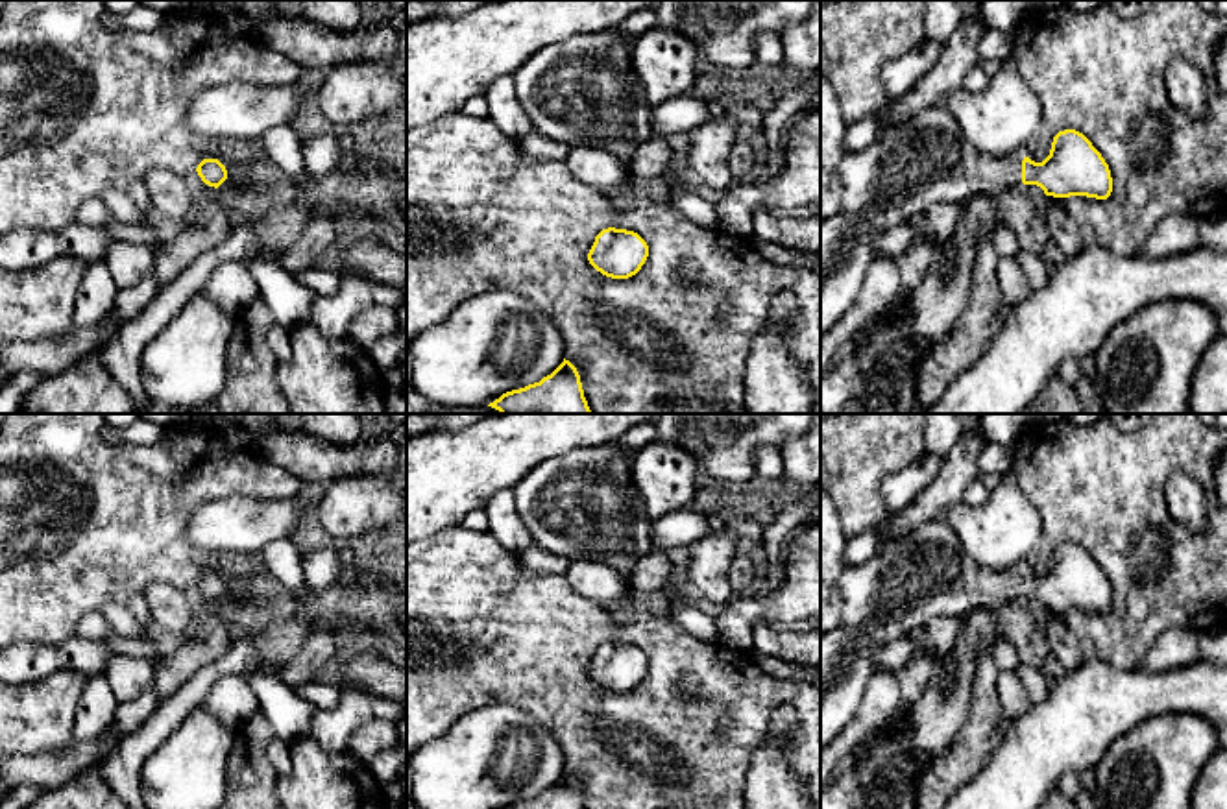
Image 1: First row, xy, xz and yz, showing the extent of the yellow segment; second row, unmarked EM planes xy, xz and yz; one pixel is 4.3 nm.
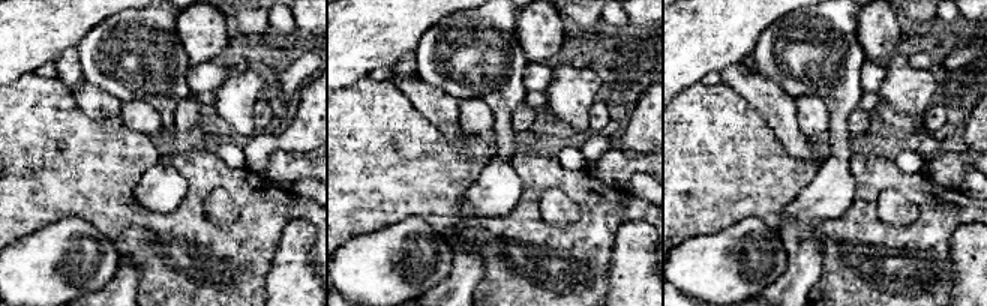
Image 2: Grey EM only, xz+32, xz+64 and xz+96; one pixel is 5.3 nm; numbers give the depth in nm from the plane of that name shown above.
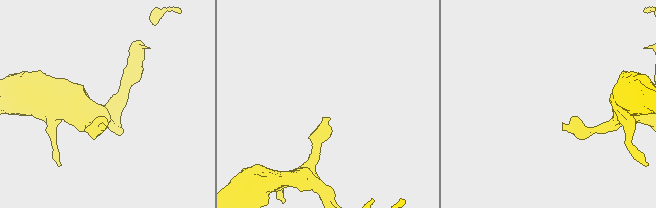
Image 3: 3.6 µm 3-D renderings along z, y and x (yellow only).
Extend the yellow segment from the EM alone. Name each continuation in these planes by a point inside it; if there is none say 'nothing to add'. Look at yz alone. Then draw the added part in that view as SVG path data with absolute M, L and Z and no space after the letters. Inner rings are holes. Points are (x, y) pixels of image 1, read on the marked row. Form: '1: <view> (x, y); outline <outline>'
1: yz (910, 169); outline M946 105L889 127L867 150L844 153L841 205L820 222L820 334L856 301L880 233L937 203L1014 188L1022 161L979 153Z

